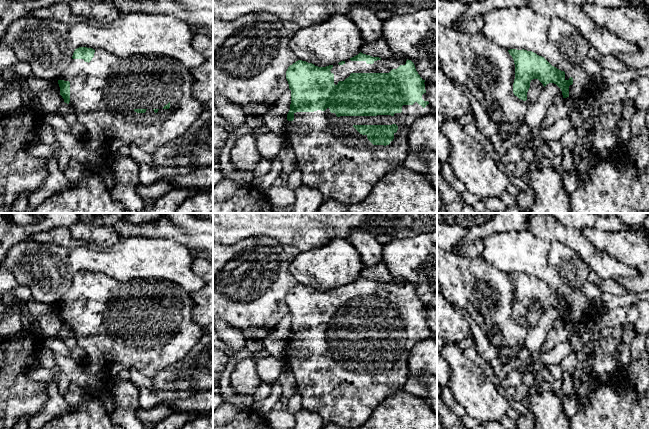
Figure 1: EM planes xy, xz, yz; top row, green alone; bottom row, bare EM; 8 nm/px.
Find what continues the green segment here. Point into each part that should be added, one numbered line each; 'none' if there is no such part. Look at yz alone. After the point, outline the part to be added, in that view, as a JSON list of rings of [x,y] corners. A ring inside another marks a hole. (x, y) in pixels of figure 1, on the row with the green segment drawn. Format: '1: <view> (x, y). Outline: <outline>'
1: yz (583, 86). Outline: [[[580,65],[565,72],[565,80],[573,78],[573,84],[569,86],[569,98],[575,100],[585,99],[594,95],[599,89],[593,76],[586,74]]]

